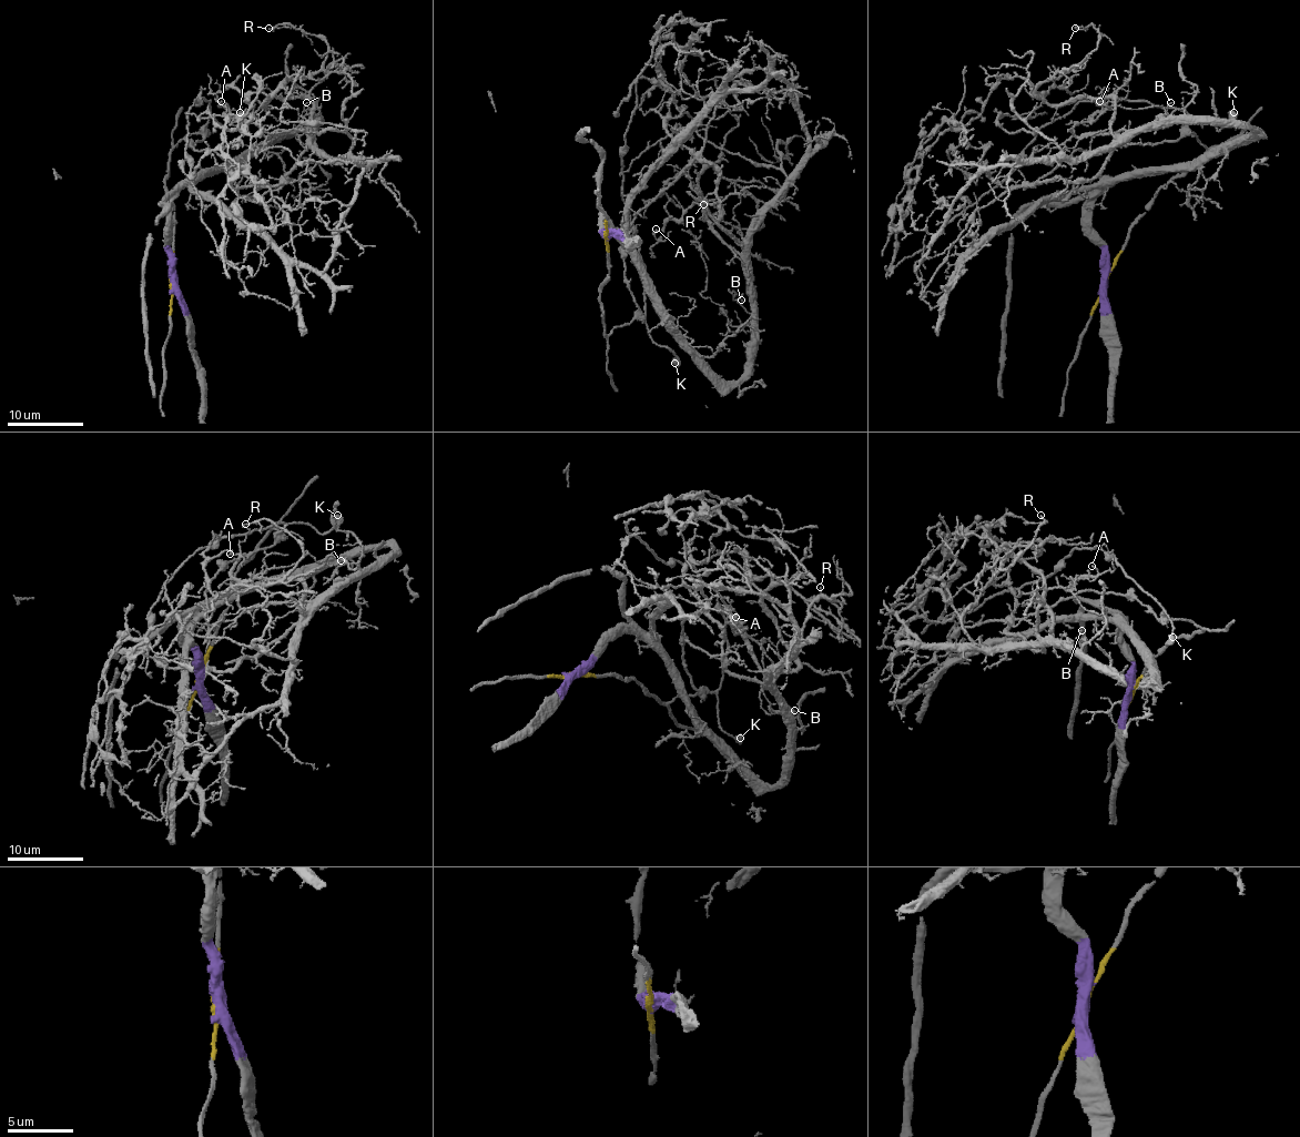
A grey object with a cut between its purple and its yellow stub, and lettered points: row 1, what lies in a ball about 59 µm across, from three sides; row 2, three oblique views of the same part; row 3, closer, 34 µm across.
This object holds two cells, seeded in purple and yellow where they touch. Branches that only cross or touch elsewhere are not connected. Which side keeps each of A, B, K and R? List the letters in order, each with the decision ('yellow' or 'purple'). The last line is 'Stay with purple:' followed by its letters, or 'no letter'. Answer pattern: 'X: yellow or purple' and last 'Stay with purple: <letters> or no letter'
A: purple
B: purple
K: yellow
R: purple
Stay with purple: A, B, R

